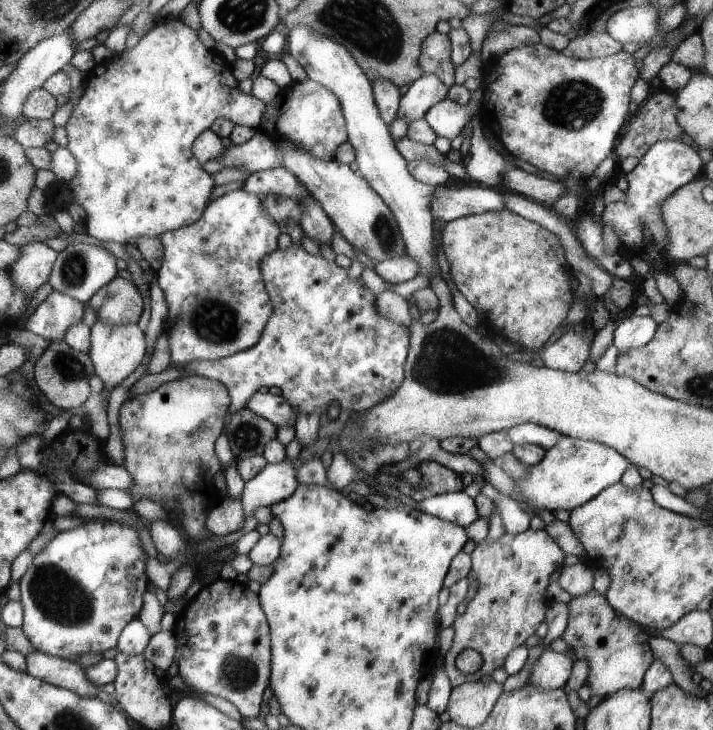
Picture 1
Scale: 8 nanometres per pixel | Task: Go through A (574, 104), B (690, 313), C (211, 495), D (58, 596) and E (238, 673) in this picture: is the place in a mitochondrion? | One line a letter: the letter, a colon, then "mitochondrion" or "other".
A: mitochondrion
B: other
C: other
D: mitochondrion
E: mitochondrion

